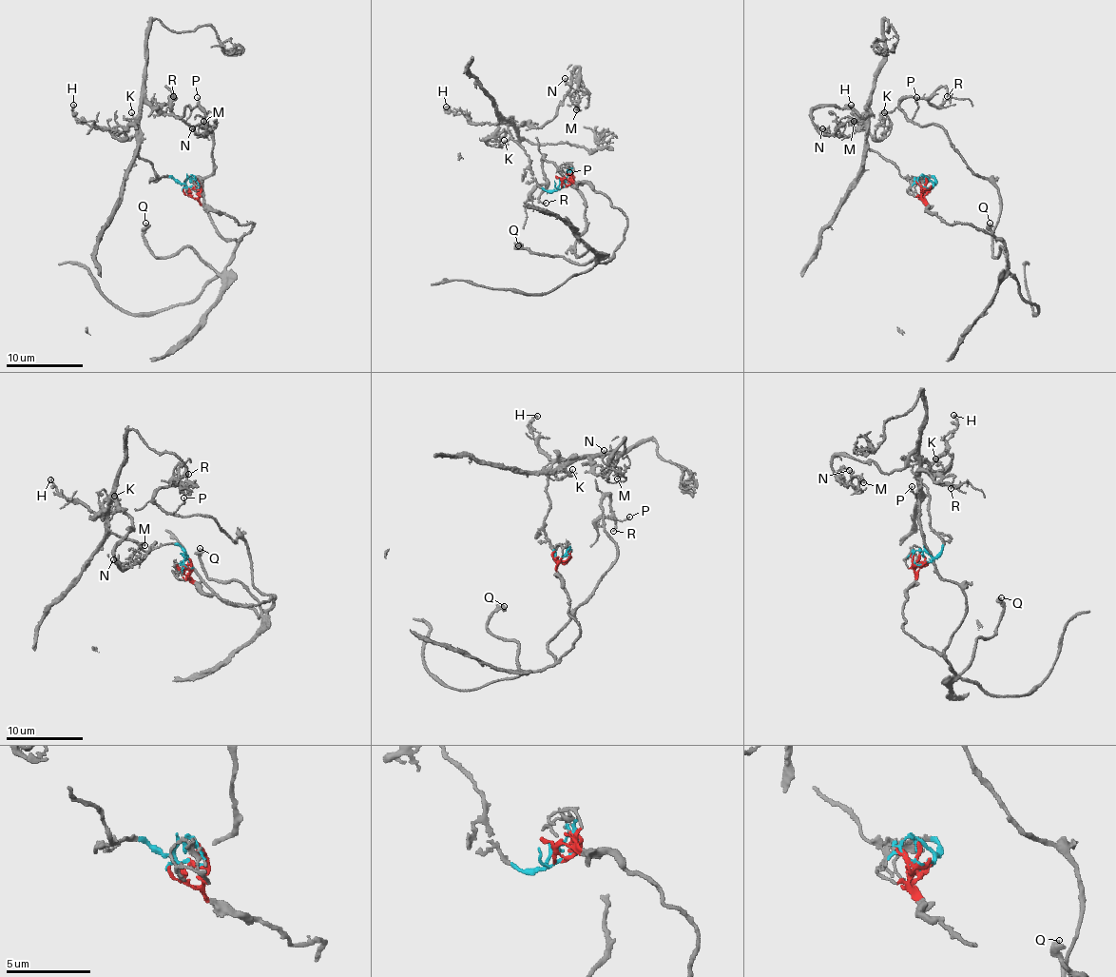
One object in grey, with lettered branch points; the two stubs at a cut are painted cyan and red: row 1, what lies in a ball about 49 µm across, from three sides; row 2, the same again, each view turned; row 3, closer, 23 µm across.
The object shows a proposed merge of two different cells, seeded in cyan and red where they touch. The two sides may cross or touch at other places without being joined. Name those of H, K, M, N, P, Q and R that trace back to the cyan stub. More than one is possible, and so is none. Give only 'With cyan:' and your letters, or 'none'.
With cyan: H, K, M, N

